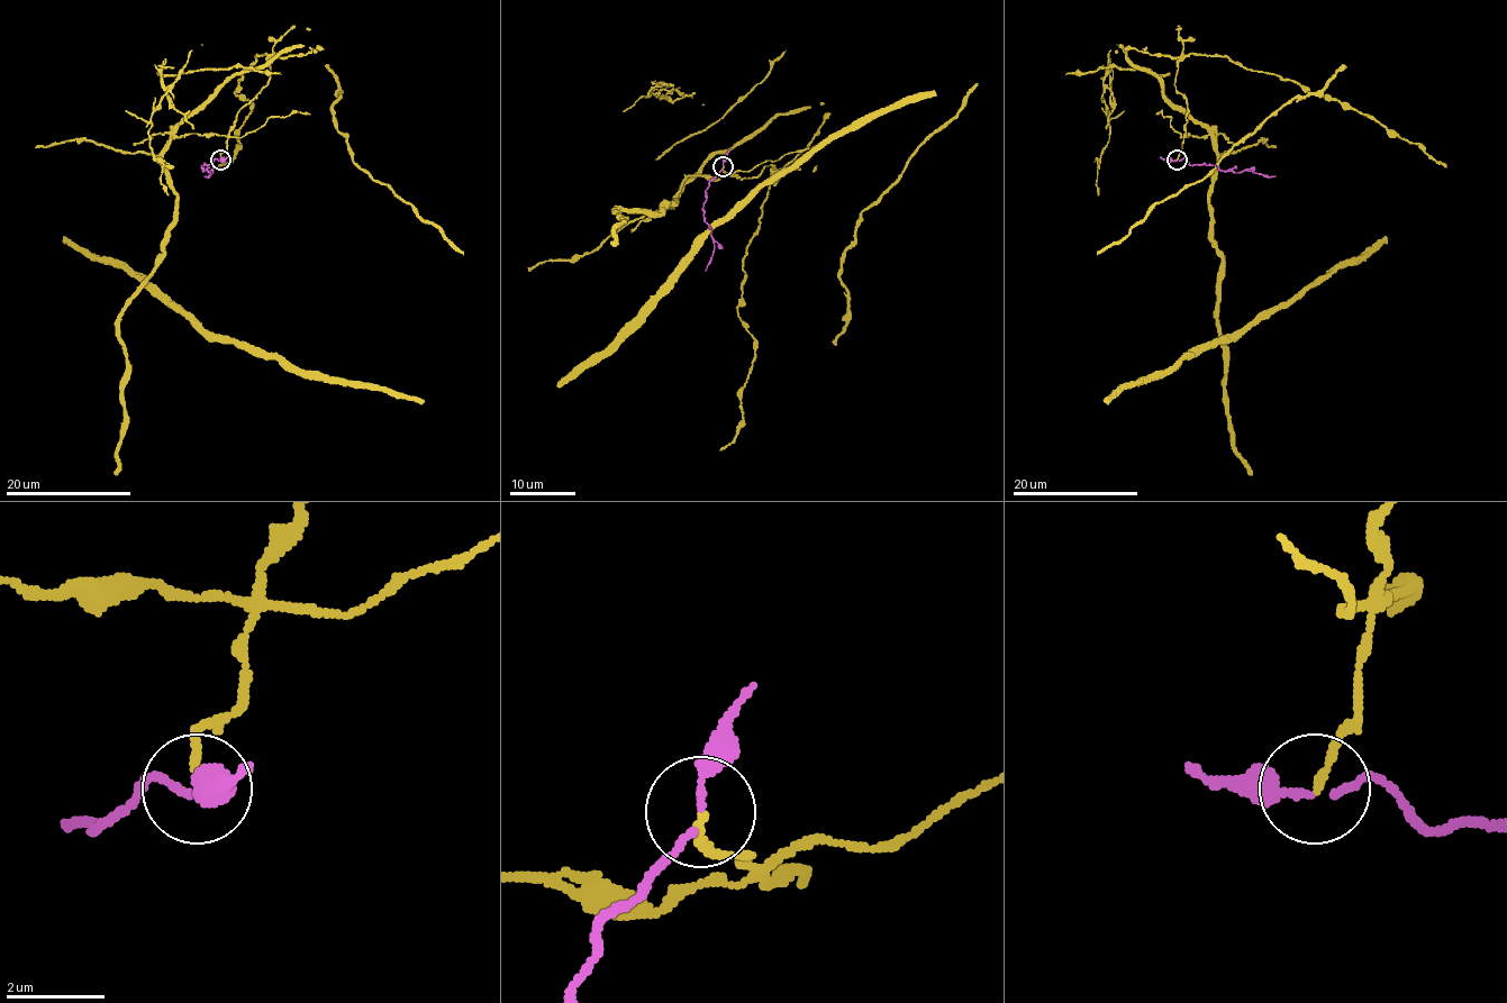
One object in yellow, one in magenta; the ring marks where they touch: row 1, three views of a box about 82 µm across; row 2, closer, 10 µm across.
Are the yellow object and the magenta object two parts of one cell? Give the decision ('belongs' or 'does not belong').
does not belong

